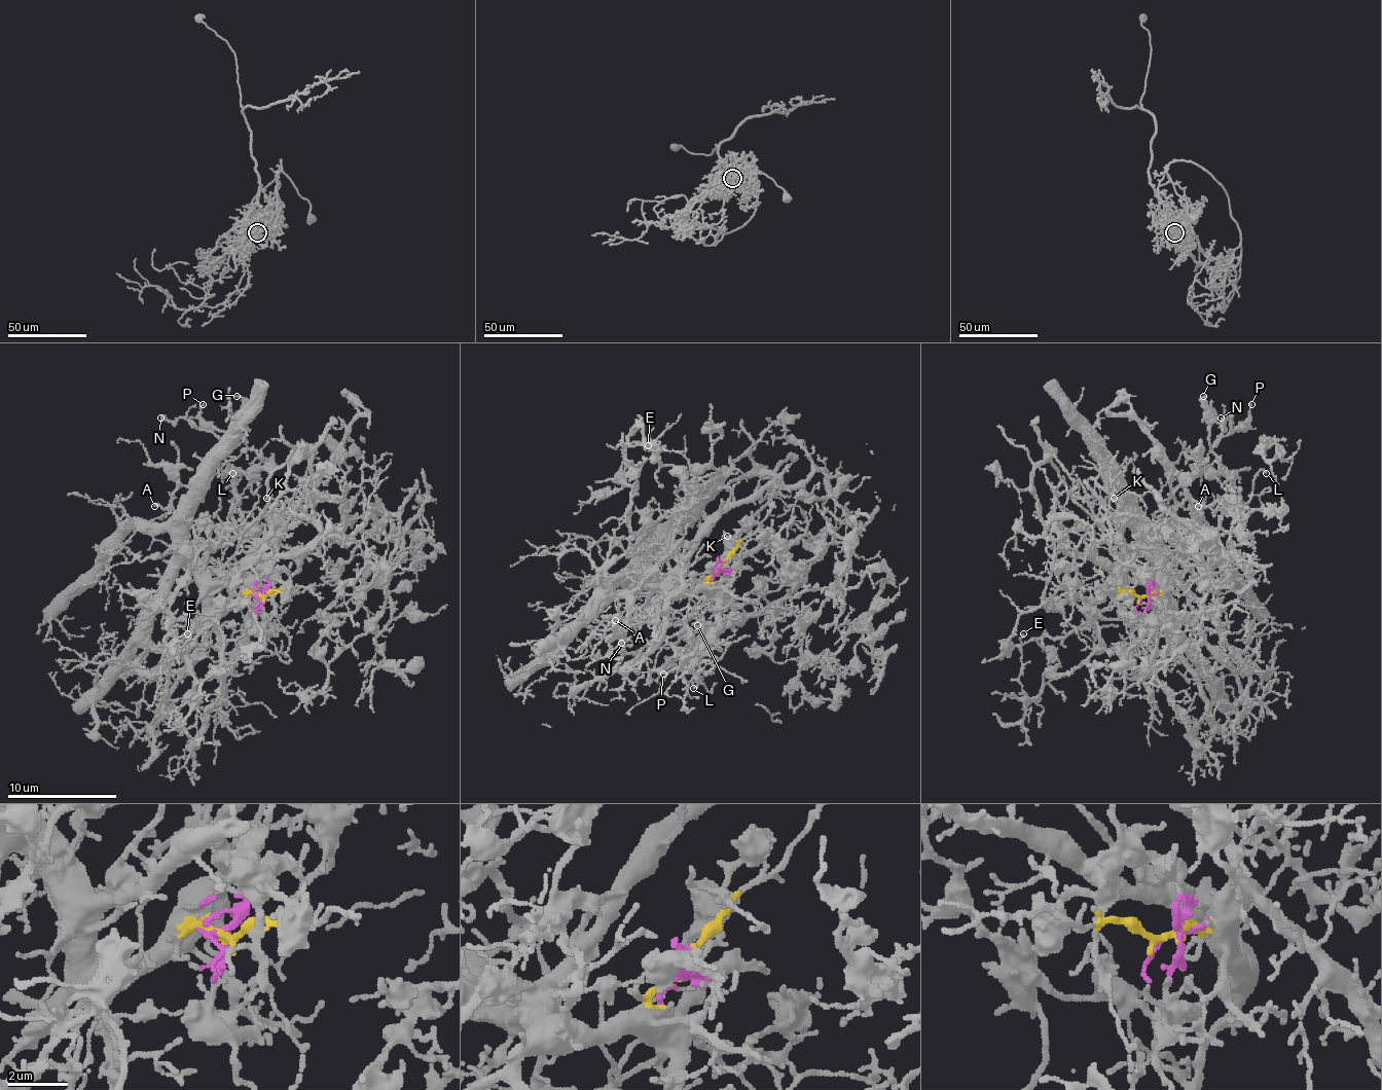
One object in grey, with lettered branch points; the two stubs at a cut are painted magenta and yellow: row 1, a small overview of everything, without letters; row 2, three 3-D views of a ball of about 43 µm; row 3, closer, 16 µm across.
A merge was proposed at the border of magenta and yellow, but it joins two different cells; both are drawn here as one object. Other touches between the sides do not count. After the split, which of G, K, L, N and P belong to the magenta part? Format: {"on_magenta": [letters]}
{"on_magenta": ["G", "K", "L", "N", "P"]}

